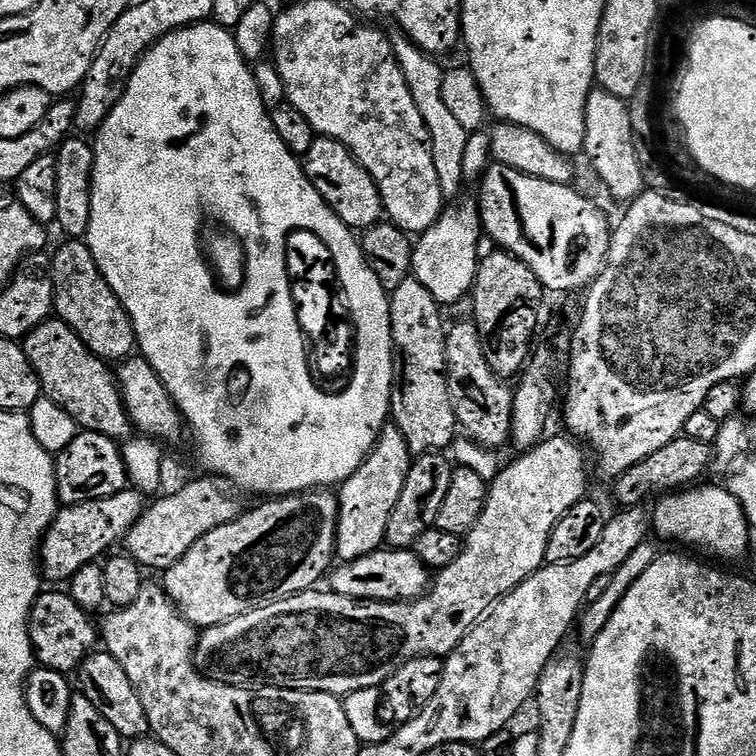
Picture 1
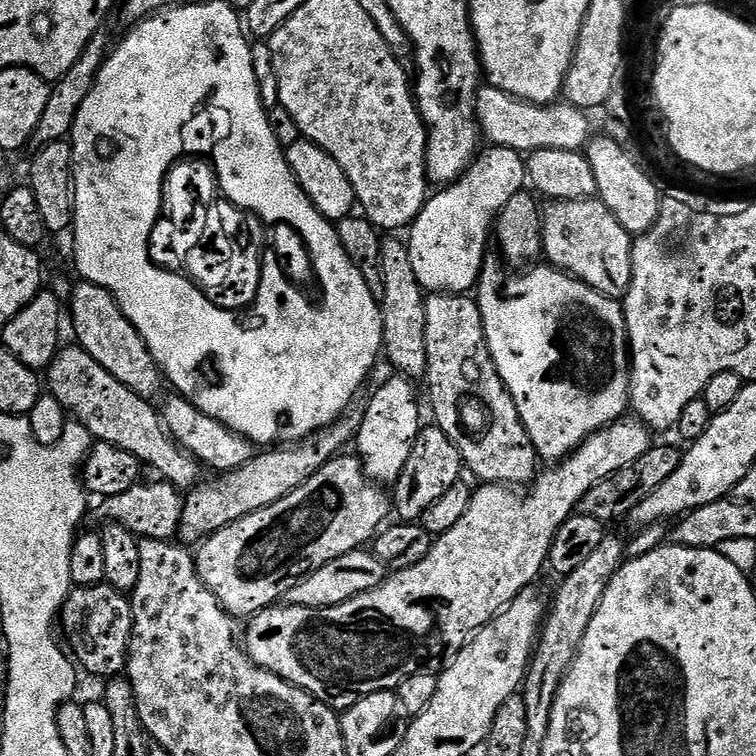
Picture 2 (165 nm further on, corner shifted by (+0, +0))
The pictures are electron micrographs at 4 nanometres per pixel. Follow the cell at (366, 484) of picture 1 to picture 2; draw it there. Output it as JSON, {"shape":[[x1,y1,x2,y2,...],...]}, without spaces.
{"shape":[[407,376,392,377,363,405,364,417,354,441,360,464,366,475,381,486,395,485,410,459,410,450,422,427,420,404,416,401,416,388]]}

